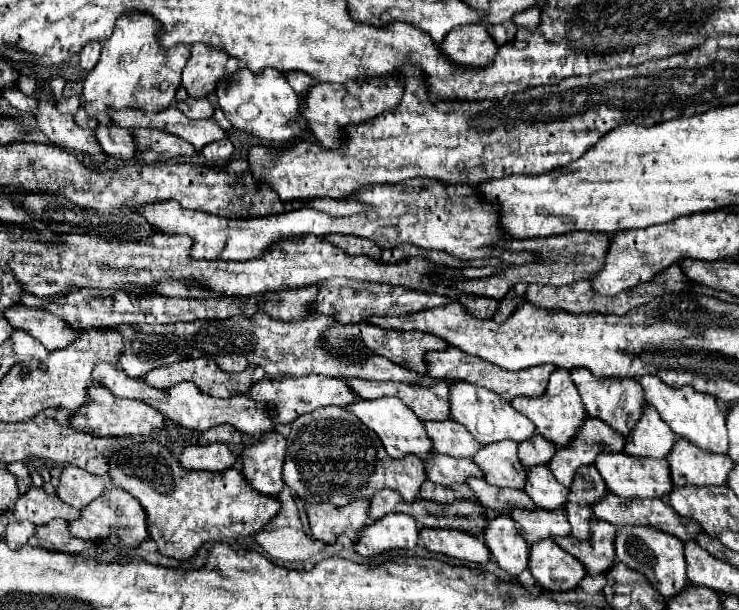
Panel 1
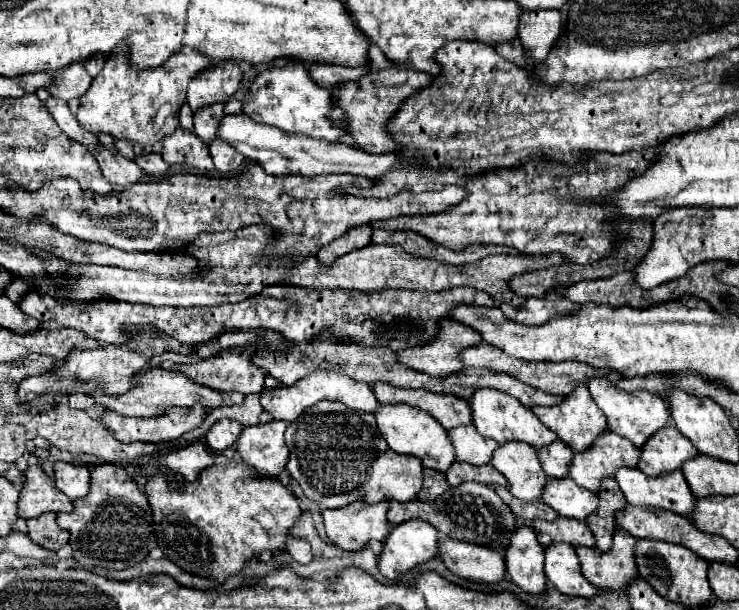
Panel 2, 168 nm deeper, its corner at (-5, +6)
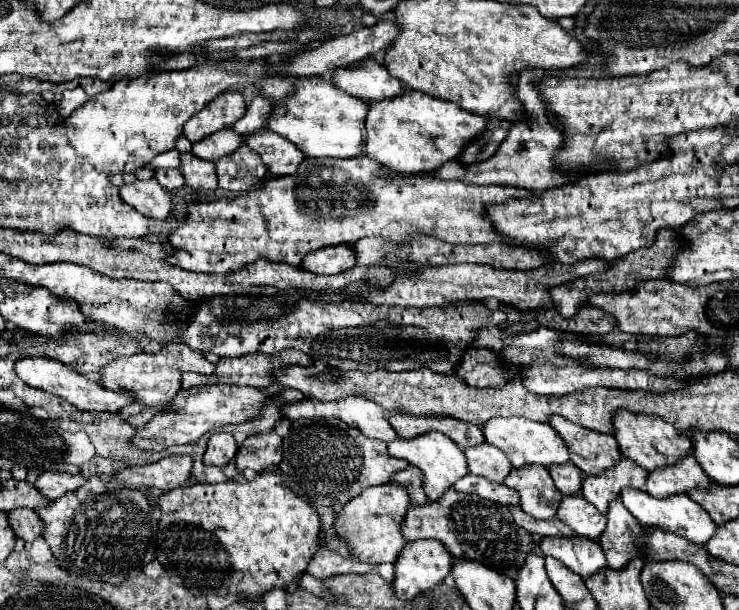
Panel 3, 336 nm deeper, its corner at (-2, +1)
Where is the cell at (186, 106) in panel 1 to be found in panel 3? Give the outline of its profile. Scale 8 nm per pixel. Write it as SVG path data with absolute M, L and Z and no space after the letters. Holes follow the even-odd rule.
M229 130L229 132L217 132L209 136L209 140L201 140L201 144L193 144L191 152L201 160L217 162L219 158L233 154L243 144L245 144L245 136L241 138L241 134L237 134L235 130Z

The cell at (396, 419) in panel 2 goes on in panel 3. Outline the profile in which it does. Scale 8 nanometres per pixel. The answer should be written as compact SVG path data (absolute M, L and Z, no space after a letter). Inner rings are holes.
M429 432L427 436L419 436L413 440L401 440L397 438L395 442L389 444L389 454L395 458L405 458L411 466L417 466L423 472L423 490L431 502L441 500L441 496L459 480L463 478L467 470L467 458L461 448L453 444L445 434L441 432Z

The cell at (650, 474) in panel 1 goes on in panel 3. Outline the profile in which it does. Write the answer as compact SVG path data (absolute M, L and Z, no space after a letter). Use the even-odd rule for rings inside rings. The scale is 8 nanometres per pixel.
M625 488L625 492L621 492L621 502L643 526L651 526L661 532L671 532L671 534L683 536L697 546L705 546L717 530L713 520L709 520L709 514L699 504L693 504L693 500L689 496L673 496L669 500L653 500L653 496L649 496L647 492L637 492L633 488Z

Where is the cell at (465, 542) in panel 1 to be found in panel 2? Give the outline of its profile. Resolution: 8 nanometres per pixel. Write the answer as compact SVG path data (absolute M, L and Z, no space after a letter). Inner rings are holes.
M440 539L438 549L446 567L464 579L476 583L498 583L504 579L504 557L498 551L456 539Z

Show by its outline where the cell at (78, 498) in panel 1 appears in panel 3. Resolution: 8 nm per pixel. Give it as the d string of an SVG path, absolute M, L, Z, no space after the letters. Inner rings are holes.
M49 470L43 472L41 478L35 480L35 488L49 500L57 500L63 494L81 488L87 480L83 476L75 476L75 474L67 474L67 472L57 472L57 470Z

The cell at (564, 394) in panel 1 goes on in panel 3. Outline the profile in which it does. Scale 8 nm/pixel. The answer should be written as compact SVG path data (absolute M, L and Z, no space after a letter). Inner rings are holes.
M551 416L549 424L561 434L569 448L571 462L585 476L597 476L605 470L611 470L621 460L619 444L613 436L587 430L561 416Z

